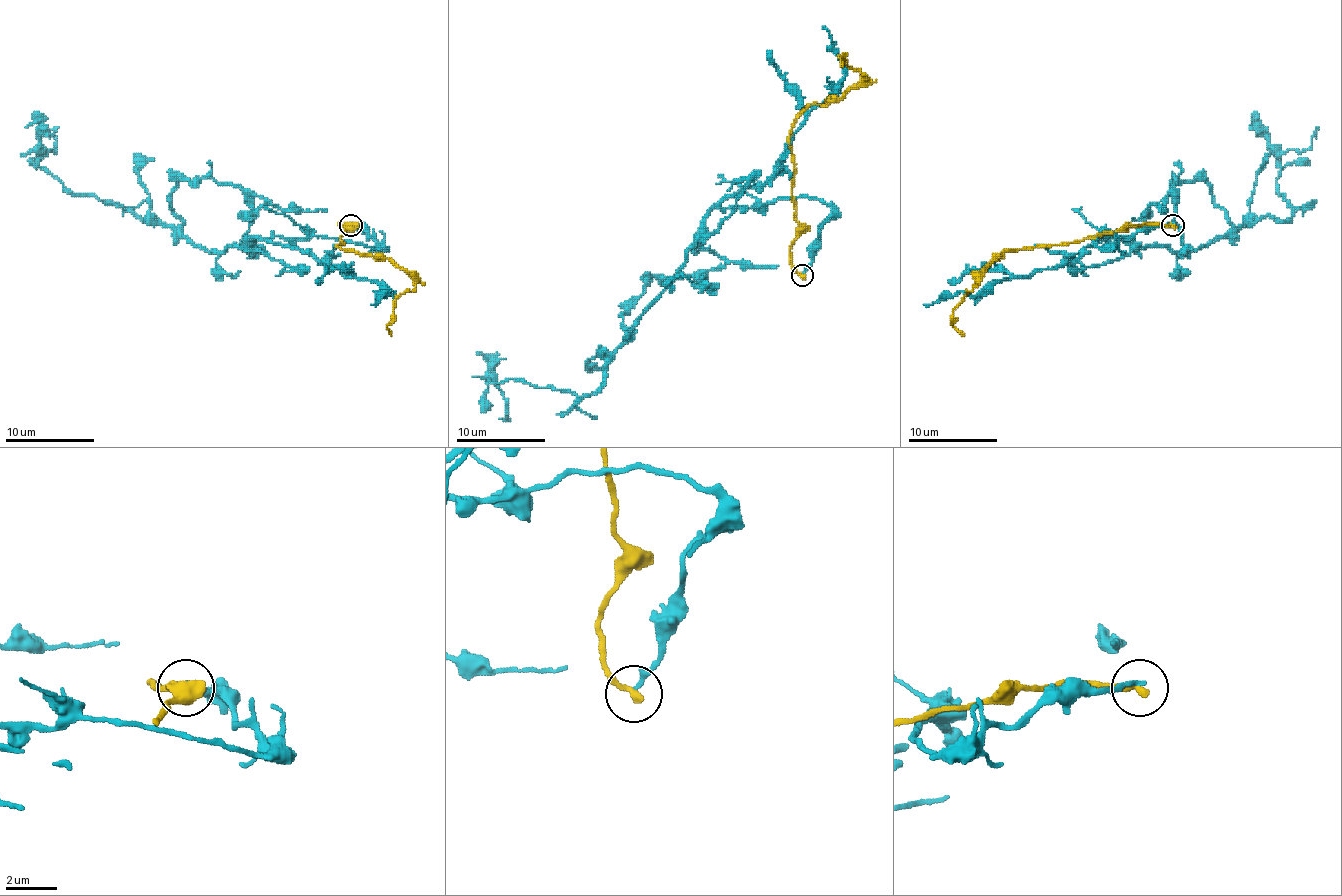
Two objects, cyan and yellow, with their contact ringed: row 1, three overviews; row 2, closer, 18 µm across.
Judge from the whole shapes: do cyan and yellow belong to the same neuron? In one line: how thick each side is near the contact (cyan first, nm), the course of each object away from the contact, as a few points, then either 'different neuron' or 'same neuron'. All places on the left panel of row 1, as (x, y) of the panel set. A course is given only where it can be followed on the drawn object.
180 nm thick on the cyan side, 280 nm on the other; cyan runs (351, 225), (380, 247), (316, 236), (205, 251), (156, 216), (72, 194), (39, 165), (50, 138); yellow runs (351, 225), (338, 225), (347, 229), (340, 249), (389, 258), (413, 280), (395, 300), (391, 335); different neuron

